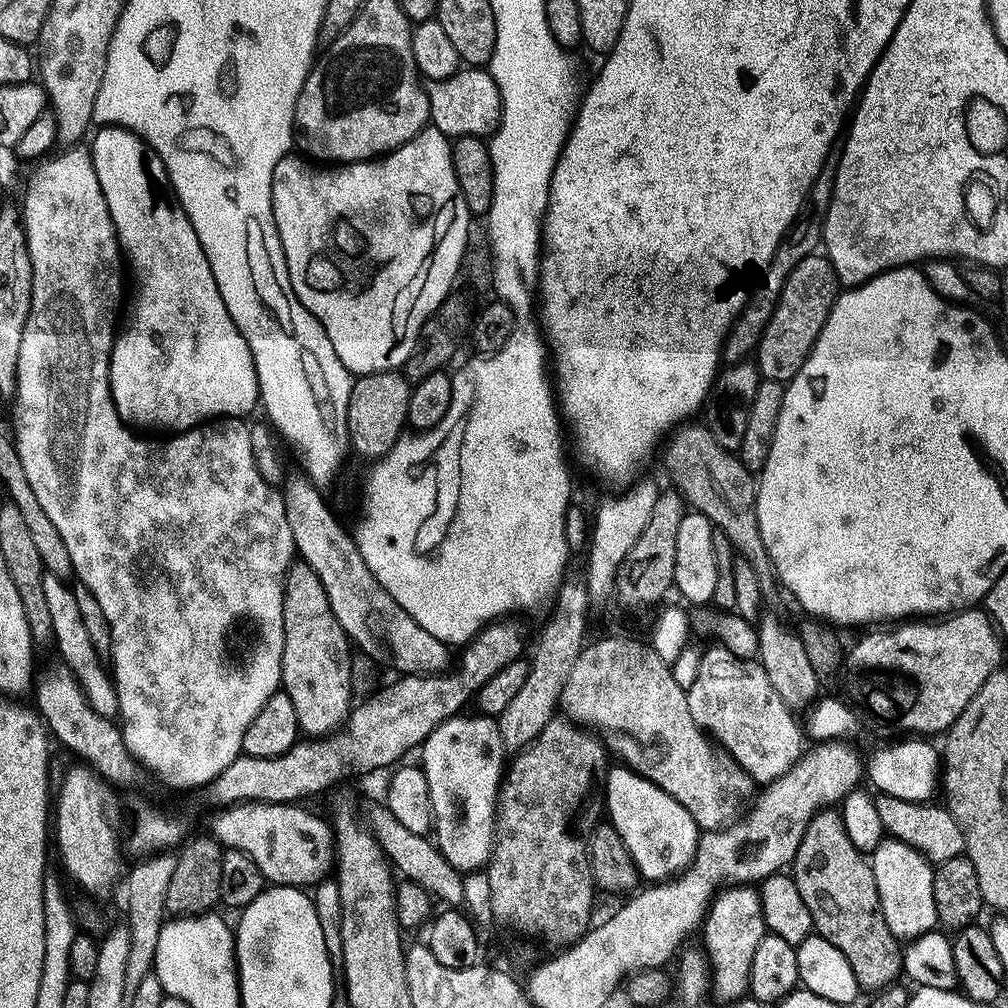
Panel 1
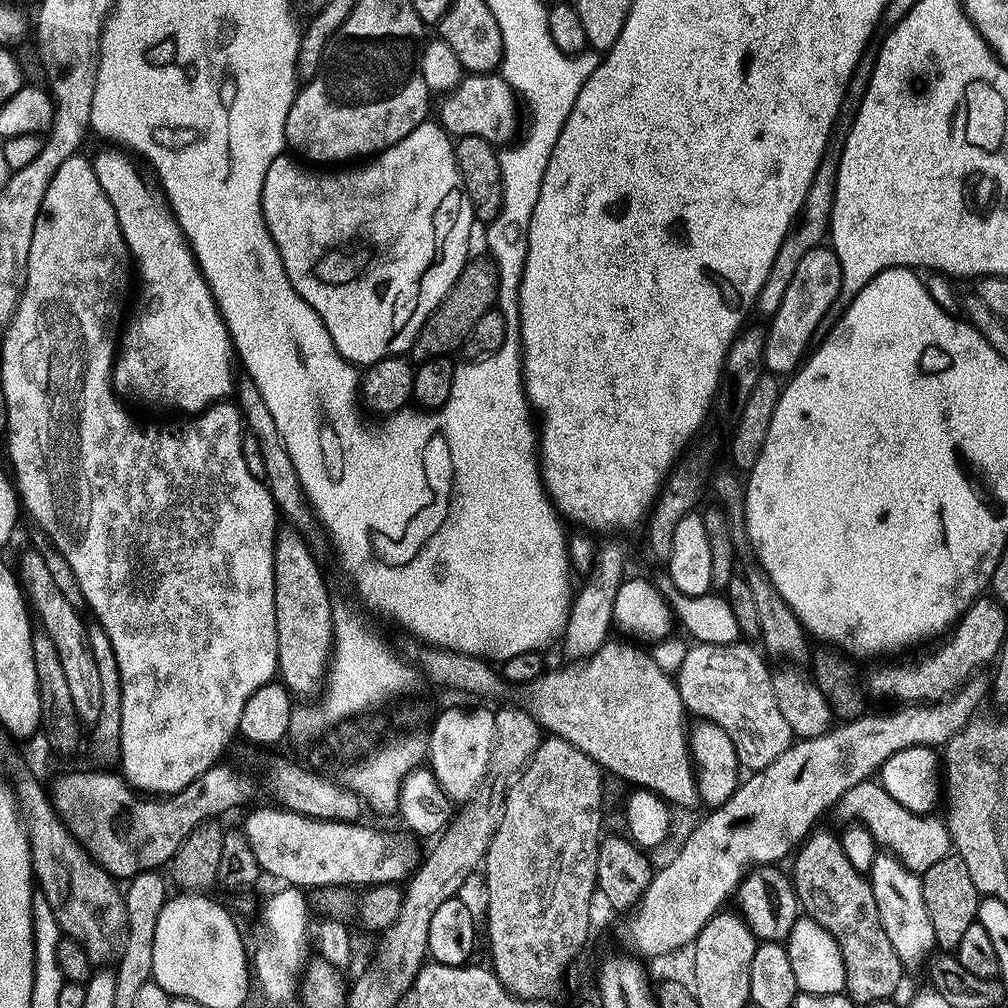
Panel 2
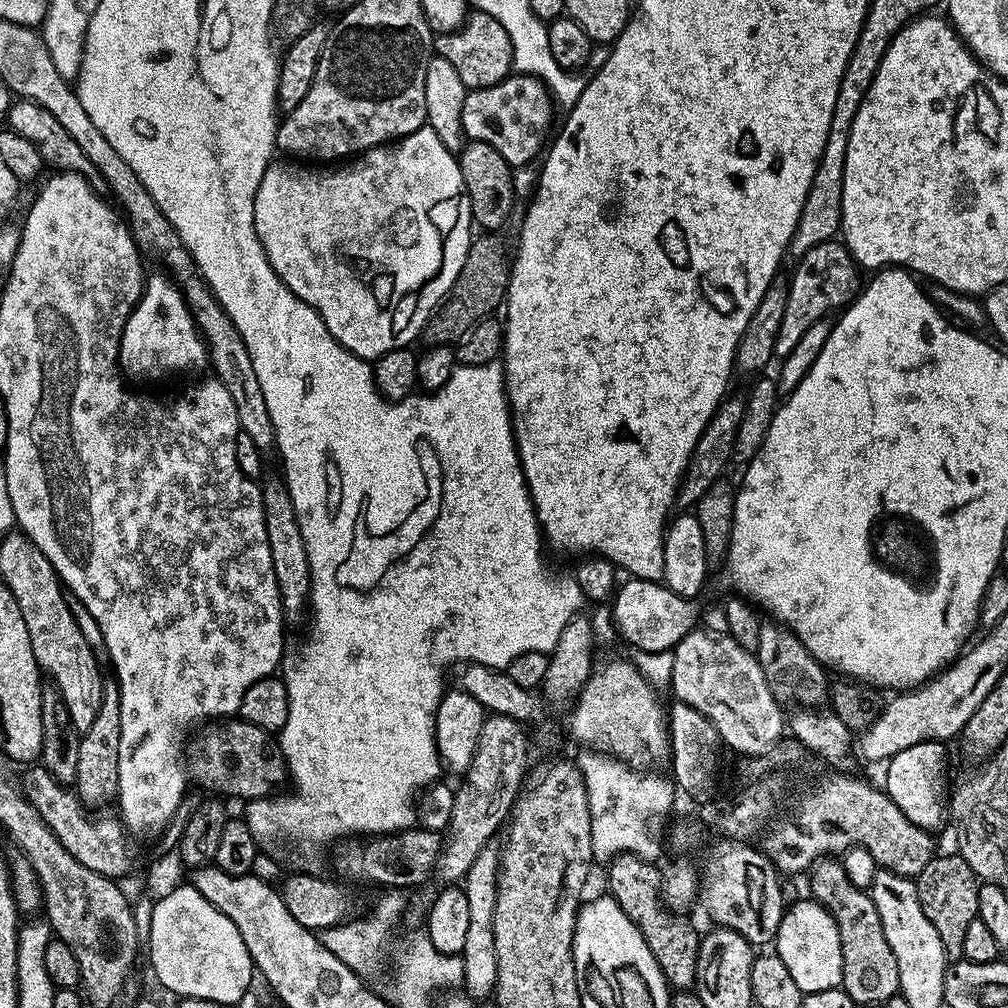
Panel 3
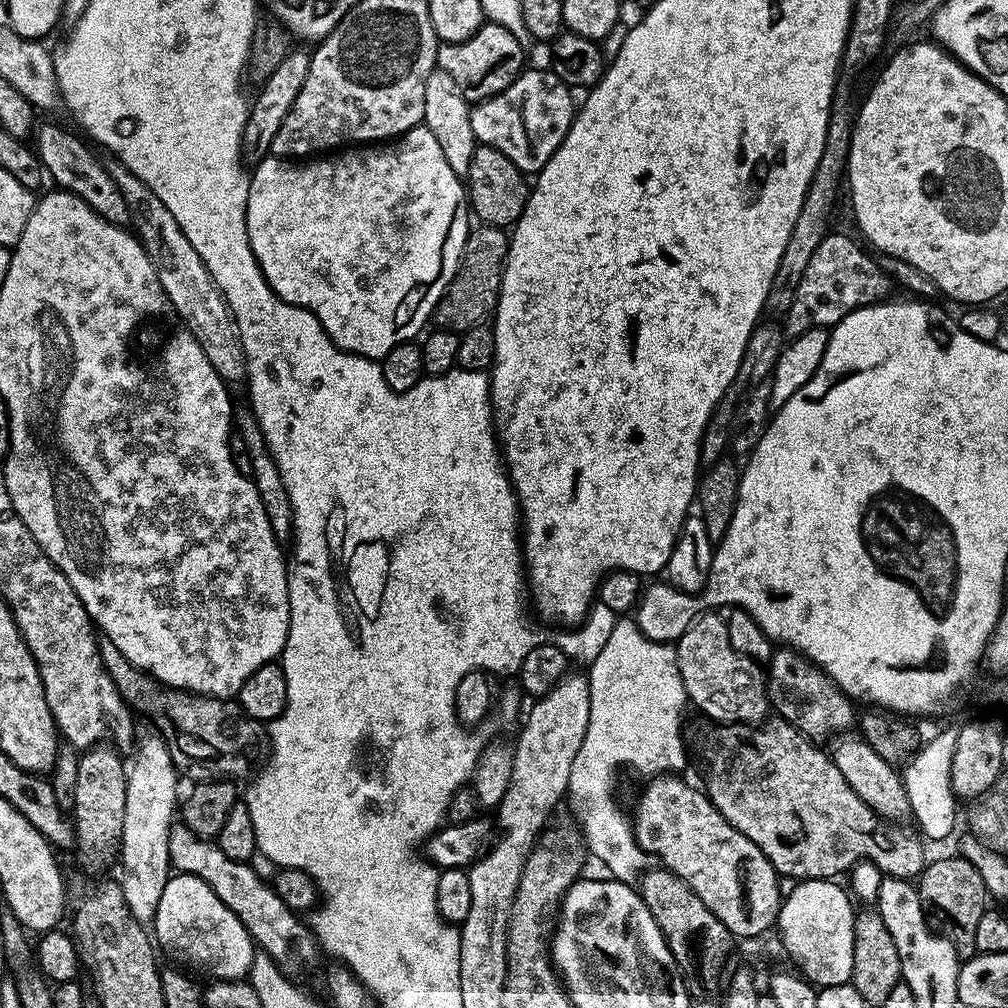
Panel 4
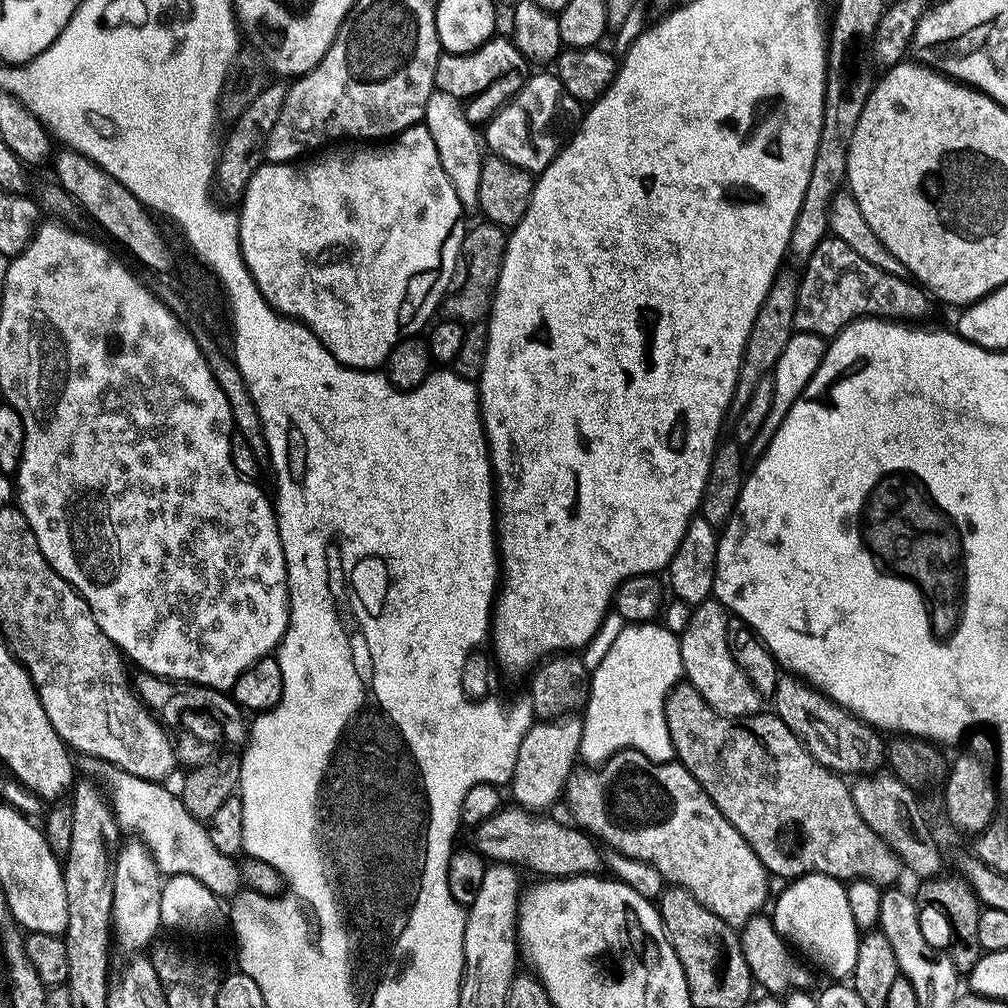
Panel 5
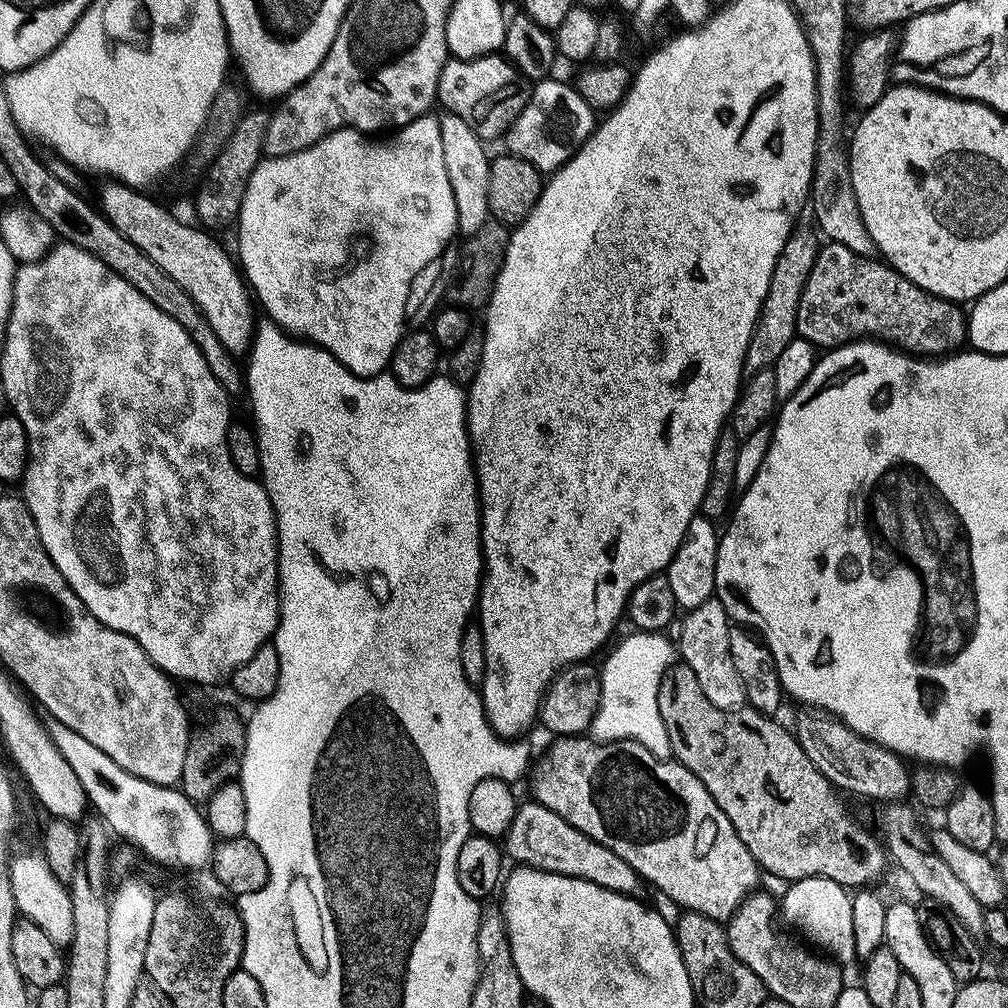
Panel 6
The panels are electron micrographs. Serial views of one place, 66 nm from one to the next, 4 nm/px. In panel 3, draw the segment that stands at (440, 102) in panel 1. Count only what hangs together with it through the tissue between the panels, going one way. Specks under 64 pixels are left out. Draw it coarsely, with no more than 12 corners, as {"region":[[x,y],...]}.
{"region":[[513,74],[473,88],[465,137],[528,166],[553,131],[552,93]]}

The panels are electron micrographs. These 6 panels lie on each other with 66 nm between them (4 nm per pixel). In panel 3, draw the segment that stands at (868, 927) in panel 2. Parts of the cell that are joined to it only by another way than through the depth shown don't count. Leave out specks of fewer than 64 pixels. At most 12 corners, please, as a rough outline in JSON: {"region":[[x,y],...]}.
{"region":[[825,858],[810,877],[836,899],[844,983],[857,1006],[900,992],[898,958],[865,889]]}

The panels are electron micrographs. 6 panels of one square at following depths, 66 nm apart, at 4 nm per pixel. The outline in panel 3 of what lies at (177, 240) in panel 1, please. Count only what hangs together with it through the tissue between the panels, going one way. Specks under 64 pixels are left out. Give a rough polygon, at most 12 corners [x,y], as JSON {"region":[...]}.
{"region":[[147,277],[120,336],[129,377],[205,363],[179,287]]}

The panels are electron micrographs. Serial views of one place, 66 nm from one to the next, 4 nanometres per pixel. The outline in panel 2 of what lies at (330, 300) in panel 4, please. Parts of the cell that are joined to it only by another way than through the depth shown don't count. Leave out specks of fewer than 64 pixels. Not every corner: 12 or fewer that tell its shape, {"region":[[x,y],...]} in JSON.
{"region":[[456,149],[270,162],[262,214],[353,366],[401,355]]}

